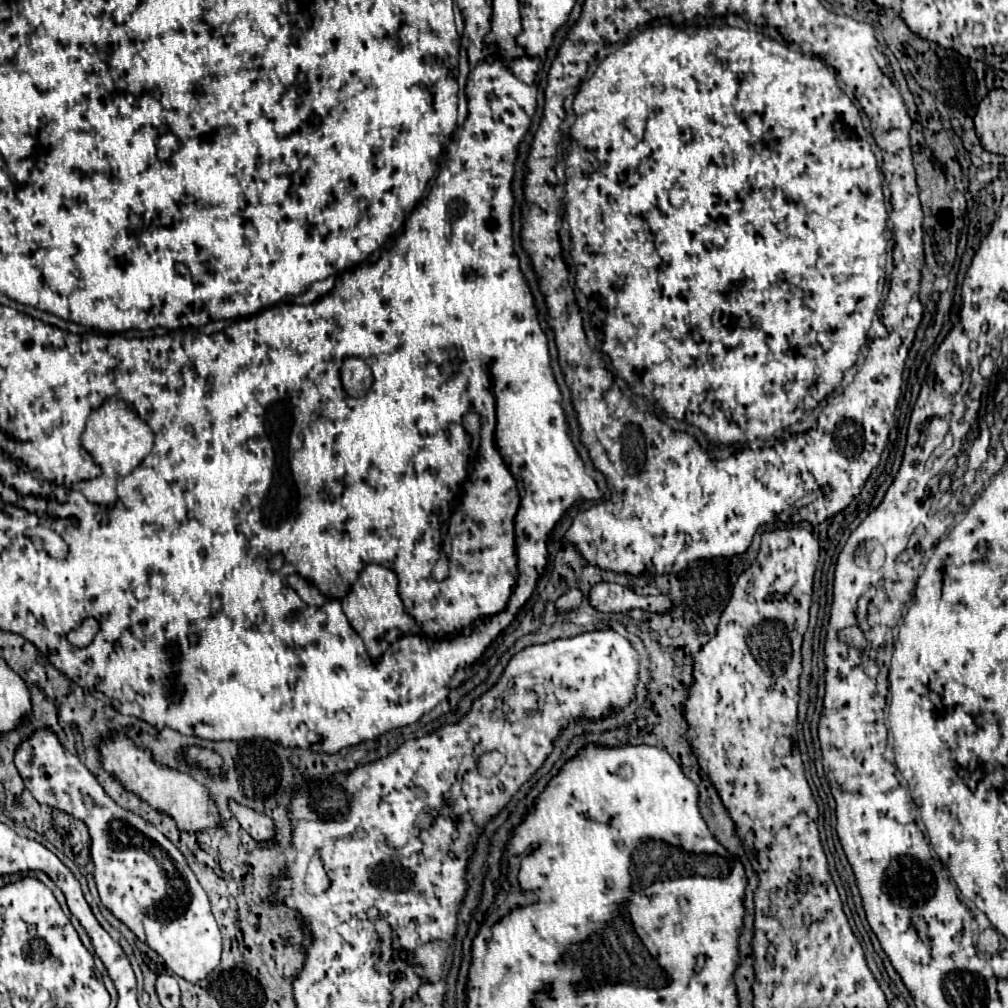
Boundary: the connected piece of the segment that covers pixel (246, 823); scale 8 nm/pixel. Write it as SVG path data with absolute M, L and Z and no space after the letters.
M236 804L236 806L230 806L234 816L238 818L238 822L242 824L244 830L248 830L256 840L272 840L274 838L274 824L272 824L272 818L264 816L264 814L258 814L242 804Z

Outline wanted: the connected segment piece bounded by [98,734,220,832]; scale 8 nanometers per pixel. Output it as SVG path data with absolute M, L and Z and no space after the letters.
M112 734L108 740L104 740L104 744L100 744L98 750L102 754L106 772L110 772L114 778L118 778L128 790L138 794L144 802L148 802L156 810L162 810L168 816L172 816L180 830L196 832L196 830L218 824L220 816L218 816L218 810L216 810L212 798L206 794L206 788L202 784L198 784L192 776L154 762L152 754L148 750L134 746L134 742L130 738L120 736L120 734Z

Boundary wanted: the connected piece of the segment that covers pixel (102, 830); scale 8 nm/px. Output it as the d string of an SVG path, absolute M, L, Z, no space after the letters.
M40 730L16 752L16 768L26 784L26 788L32 792L32 796L48 804L52 808L58 808L62 812L68 812L74 818L80 818L86 822L92 838L92 860L94 860L94 880L102 898L102 904L118 918L122 920L142 942L146 942L152 950L156 950L168 968L172 968L174 974L196 982L206 978L221 959L222 941L218 924L210 912L210 902L206 898L206 892L198 884L194 872L188 868L186 858L182 852L150 822L136 816L134 812L128 812L120 808L98 784L98 780L90 774L90 770L72 754L64 752L62 744L58 742L56 734L52 730Z

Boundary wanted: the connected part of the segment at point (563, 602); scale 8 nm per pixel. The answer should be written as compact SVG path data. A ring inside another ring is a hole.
M568 590L562 598L558 598L556 608L558 610L576 610L580 606L580 602L582 602L580 590Z

